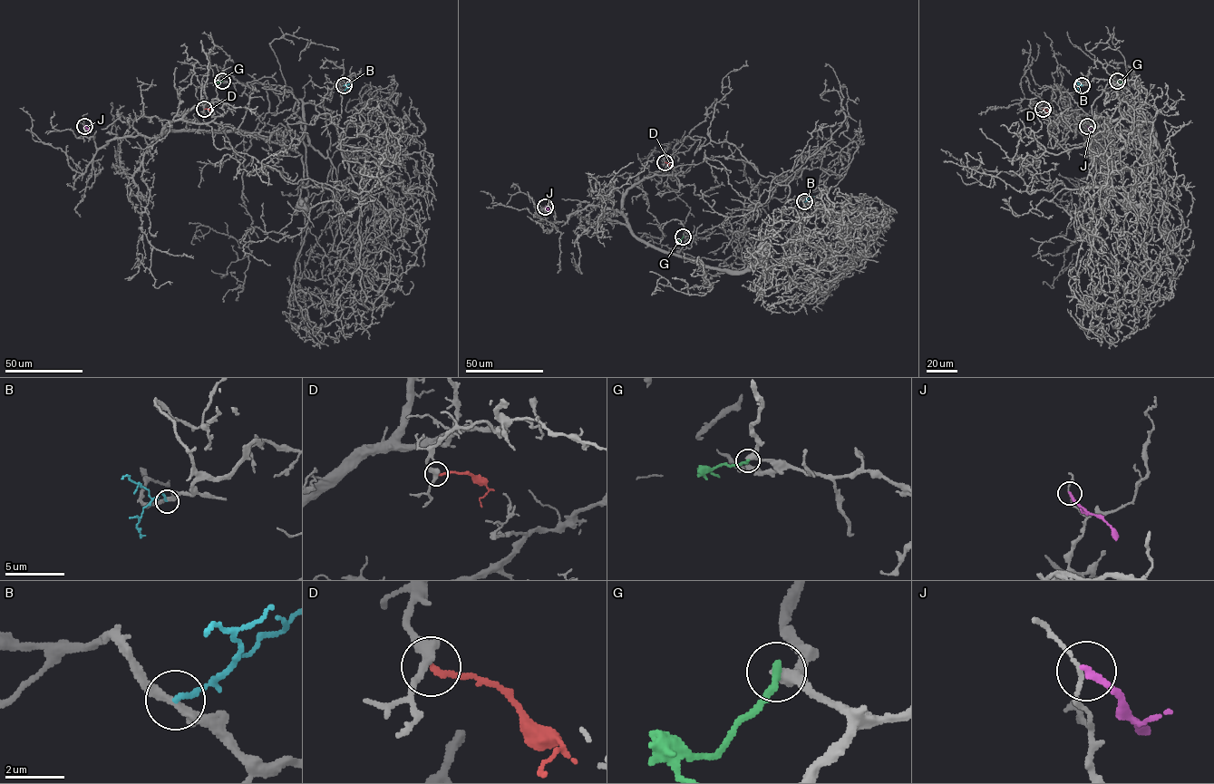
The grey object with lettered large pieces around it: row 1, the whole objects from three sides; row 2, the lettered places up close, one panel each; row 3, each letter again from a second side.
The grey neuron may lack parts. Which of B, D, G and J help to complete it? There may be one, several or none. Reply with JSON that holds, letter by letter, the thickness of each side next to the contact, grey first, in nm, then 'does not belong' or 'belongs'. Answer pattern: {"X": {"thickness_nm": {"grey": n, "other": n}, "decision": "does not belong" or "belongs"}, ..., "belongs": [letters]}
{"B": {"thickness_nm": {"grey": 280, "other": 160}, "decision": "does not belong"}, "D": {"thickness_nm": {"grey": 320, "other": 190}, "decision": "does not belong"}, "G": {"thickness_nm": {"grey": 320, "other": 260}, "decision": "does not belong"}, "J": {"thickness_nm": {"grey": 110, "other": 240}, "decision": "does not belong"}, "belongs": []}

